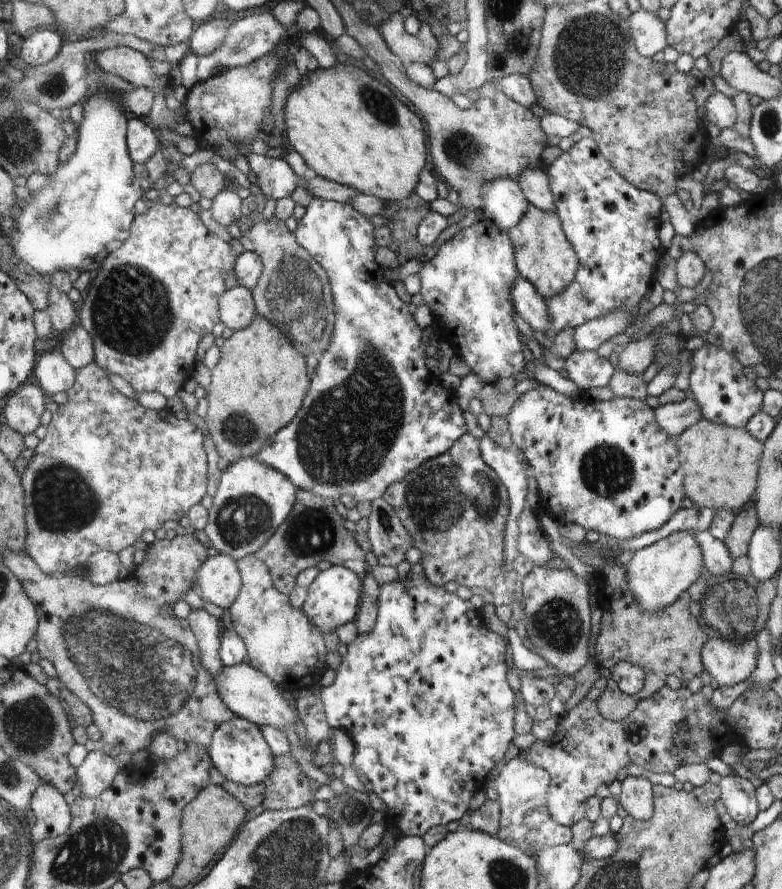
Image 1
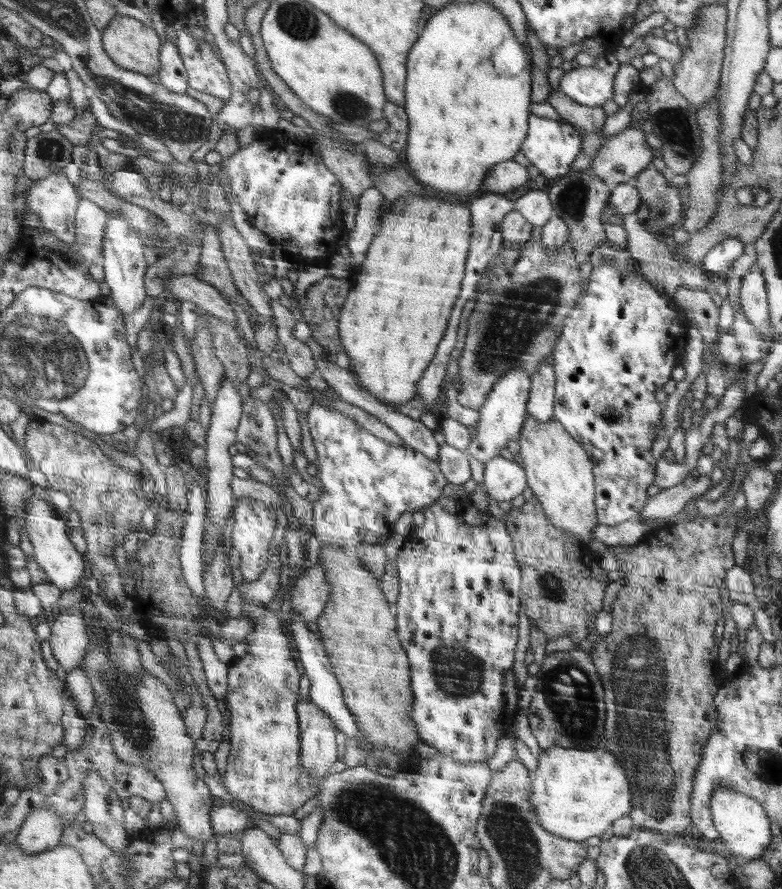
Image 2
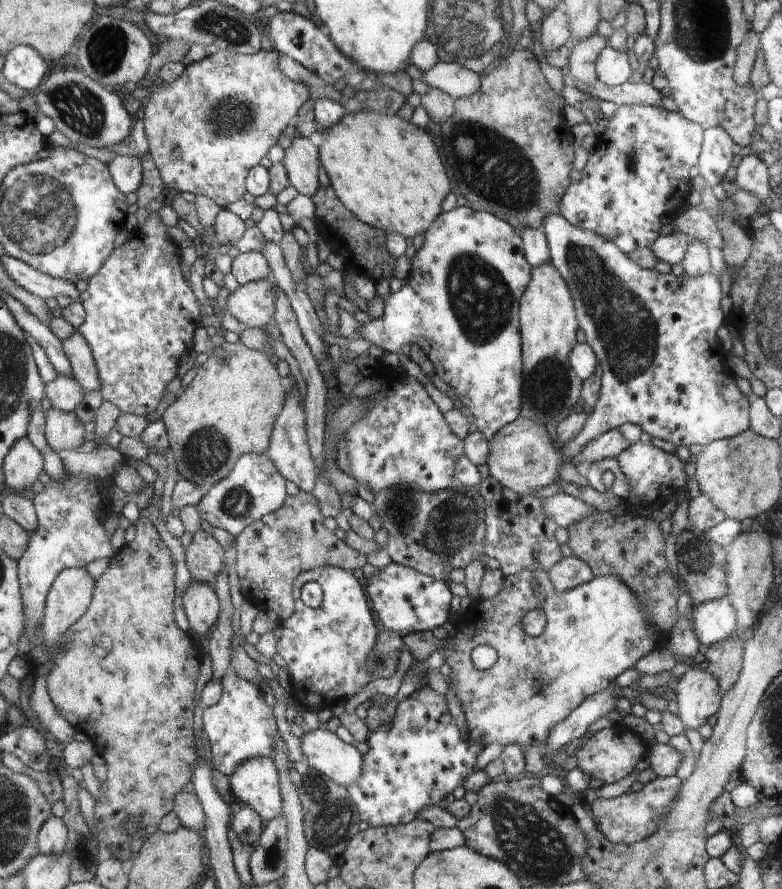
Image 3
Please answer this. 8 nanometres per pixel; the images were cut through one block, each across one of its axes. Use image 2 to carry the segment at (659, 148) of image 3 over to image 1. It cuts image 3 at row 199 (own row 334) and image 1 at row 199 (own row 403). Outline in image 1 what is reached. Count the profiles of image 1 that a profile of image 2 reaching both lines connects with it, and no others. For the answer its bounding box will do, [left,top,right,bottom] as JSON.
[545,137,662,338]

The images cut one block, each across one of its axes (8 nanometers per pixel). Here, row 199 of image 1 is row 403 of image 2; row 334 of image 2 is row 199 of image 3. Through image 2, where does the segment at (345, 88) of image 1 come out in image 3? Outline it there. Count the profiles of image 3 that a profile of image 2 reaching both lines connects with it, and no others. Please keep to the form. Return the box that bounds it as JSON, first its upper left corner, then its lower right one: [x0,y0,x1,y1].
[320,111,450,238]

